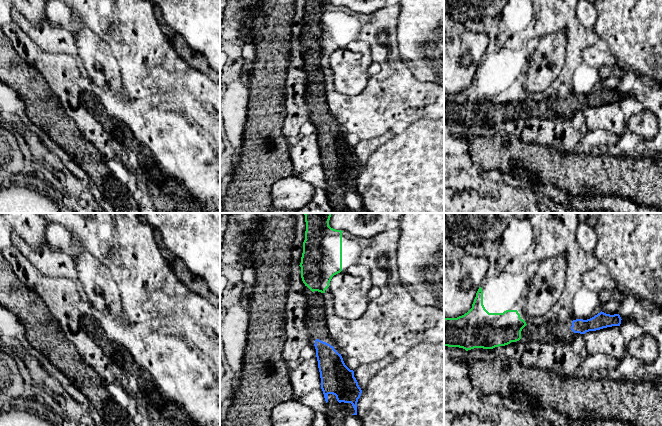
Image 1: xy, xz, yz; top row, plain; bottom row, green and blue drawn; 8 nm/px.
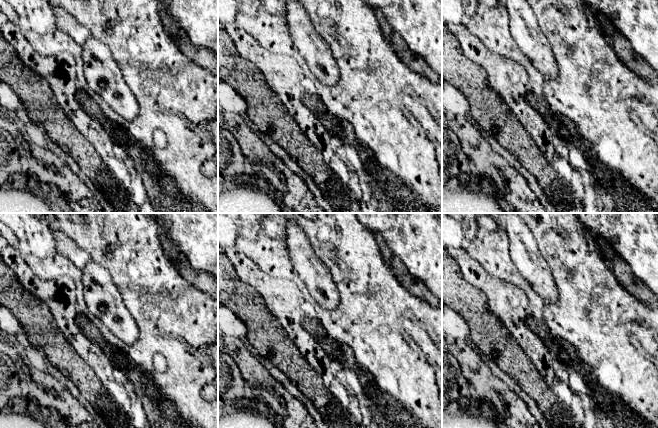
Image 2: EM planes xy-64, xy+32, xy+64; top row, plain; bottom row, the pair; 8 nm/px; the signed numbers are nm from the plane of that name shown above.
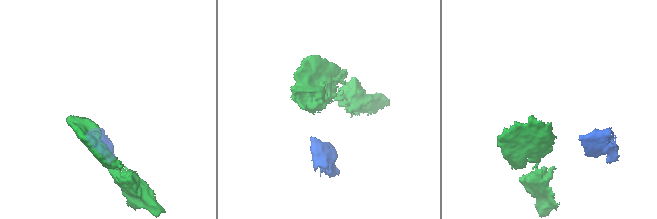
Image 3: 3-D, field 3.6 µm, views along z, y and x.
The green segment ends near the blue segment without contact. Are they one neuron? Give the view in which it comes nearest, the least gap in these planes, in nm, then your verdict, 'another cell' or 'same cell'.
yz | 360 nm | same cell

